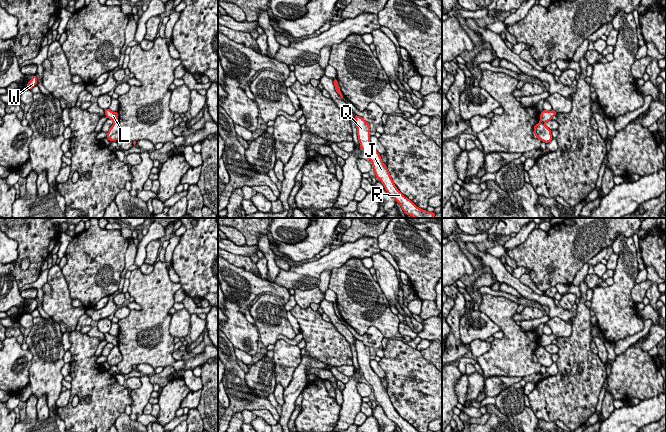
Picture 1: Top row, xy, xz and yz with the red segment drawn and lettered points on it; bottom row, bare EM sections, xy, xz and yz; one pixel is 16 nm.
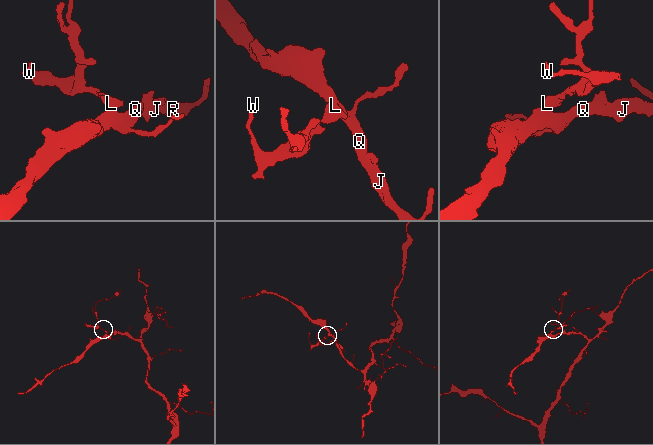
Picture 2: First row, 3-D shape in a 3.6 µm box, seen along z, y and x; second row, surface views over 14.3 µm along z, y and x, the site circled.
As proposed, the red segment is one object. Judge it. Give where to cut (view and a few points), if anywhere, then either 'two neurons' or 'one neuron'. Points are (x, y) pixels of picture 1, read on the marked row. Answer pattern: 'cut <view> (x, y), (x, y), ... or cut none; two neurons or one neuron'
cut xy (114, 121), (117, 122); two neurons

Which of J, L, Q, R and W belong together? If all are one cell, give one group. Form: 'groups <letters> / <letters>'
groups J Q R / L W

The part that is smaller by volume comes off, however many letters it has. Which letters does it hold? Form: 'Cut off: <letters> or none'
Cut off: L, W

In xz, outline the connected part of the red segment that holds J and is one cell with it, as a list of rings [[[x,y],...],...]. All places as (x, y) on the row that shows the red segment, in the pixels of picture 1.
[[[355,114],[354,118],[357,136],[360,143],[360,148],[364,154],[372,162],[375,176],[381,181],[387,193],[392,196],[400,205],[406,215],[413,218],[434,218],[434,212],[428,212],[417,207],[410,199],[405,197],[395,186],[387,166],[383,163],[380,154],[372,146],[370,142],[370,126],[362,117]]]

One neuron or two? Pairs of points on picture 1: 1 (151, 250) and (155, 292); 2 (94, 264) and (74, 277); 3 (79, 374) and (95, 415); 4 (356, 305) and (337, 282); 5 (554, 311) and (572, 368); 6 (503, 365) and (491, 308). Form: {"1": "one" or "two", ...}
{"1": "two", "2": "one", "3": "one", "4": "one", "5": "two", "6": "one"}

